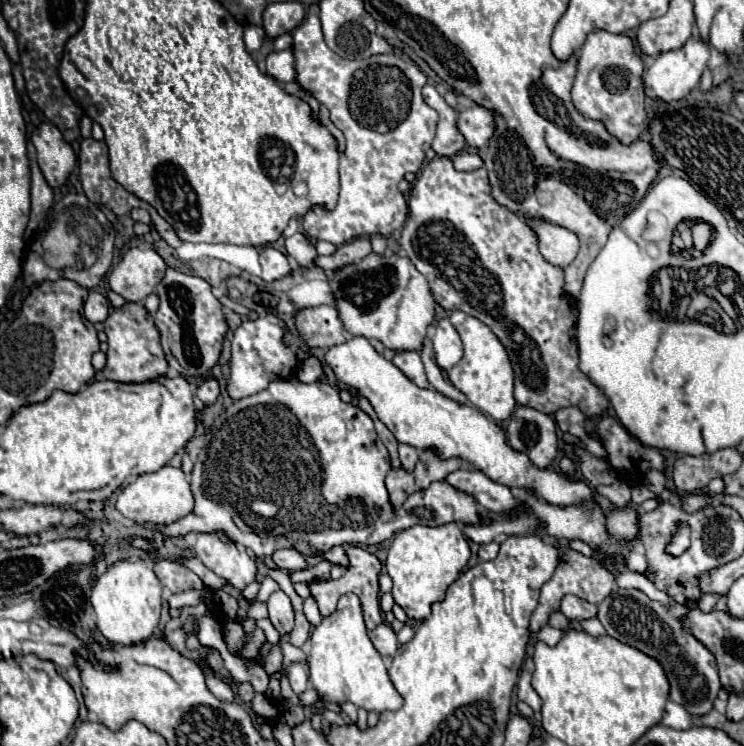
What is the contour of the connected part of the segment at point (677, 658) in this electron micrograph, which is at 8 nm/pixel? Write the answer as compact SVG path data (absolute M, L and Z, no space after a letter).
M616 587L612 595L598 605L598 619L610 637L646 653L662 665L670 683L670 699L674 703L680 703L692 715L704 715L712 709L722 685L714 655L684 625L684 617L688 615L688 611L690 609L682 603L664 605L652 601L640 589Z

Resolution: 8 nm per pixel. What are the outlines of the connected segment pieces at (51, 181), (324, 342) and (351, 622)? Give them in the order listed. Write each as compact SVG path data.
M42 123L32 135L32 143L48 185L54 189L60 187L76 165L74 149L64 141L60 129L54 123Z
M308 307L298 311L296 327L310 349L330 349L346 341L344 325L334 307Z
M342 595L338 601L338 609L330 617L324 617L318 627L314 627L314 631L310 635L308 665L310 665L310 683L318 691L318 697L322 703L326 703L326 701L346 703L346 701L350 701L350 703L354 703L366 711L376 711L376 713L396 711L402 707L404 699L396 691L396 687L392 685L388 671L386 671L386 665L384 665L380 653L374 649L368 633L366 633L362 611L360 611L360 601L356 595Z

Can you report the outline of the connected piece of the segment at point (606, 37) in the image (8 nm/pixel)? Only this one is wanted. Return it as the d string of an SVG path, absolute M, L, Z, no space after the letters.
M594 31L578 51L578 71L572 89L572 103L582 117L604 123L606 131L614 139L624 145L632 145L648 131L642 75L644 65L634 51L632 39L626 35L612 35L608 31Z

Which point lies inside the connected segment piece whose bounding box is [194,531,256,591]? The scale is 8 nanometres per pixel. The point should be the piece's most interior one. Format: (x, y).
(217, 551)

